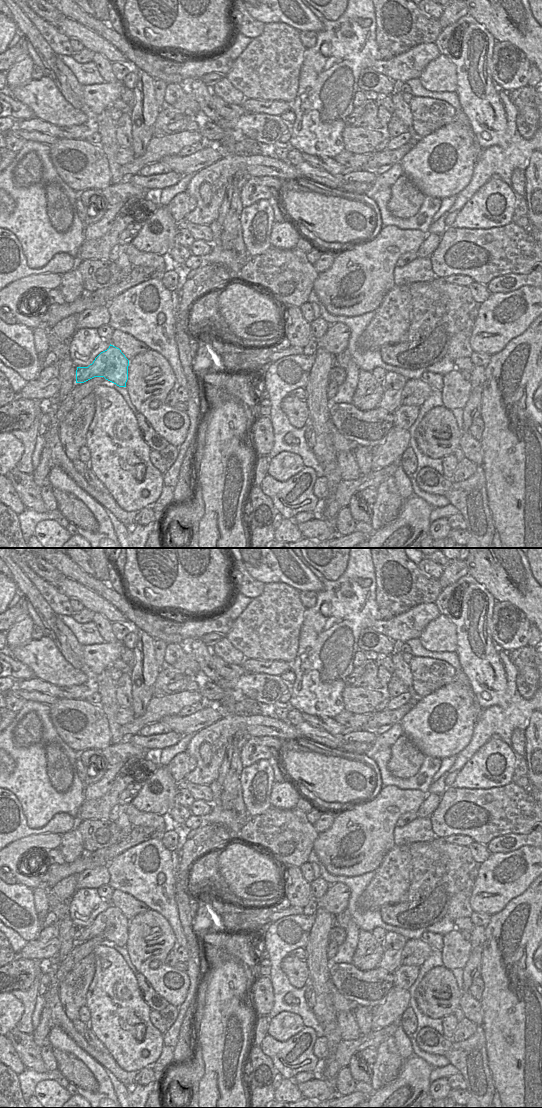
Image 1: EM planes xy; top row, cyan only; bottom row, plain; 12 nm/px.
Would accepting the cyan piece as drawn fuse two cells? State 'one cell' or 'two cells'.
one cell

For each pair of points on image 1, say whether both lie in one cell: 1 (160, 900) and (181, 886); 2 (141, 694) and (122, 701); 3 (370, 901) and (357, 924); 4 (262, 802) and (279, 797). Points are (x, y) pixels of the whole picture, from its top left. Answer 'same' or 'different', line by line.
1: different
2: different
3: different
4: different

